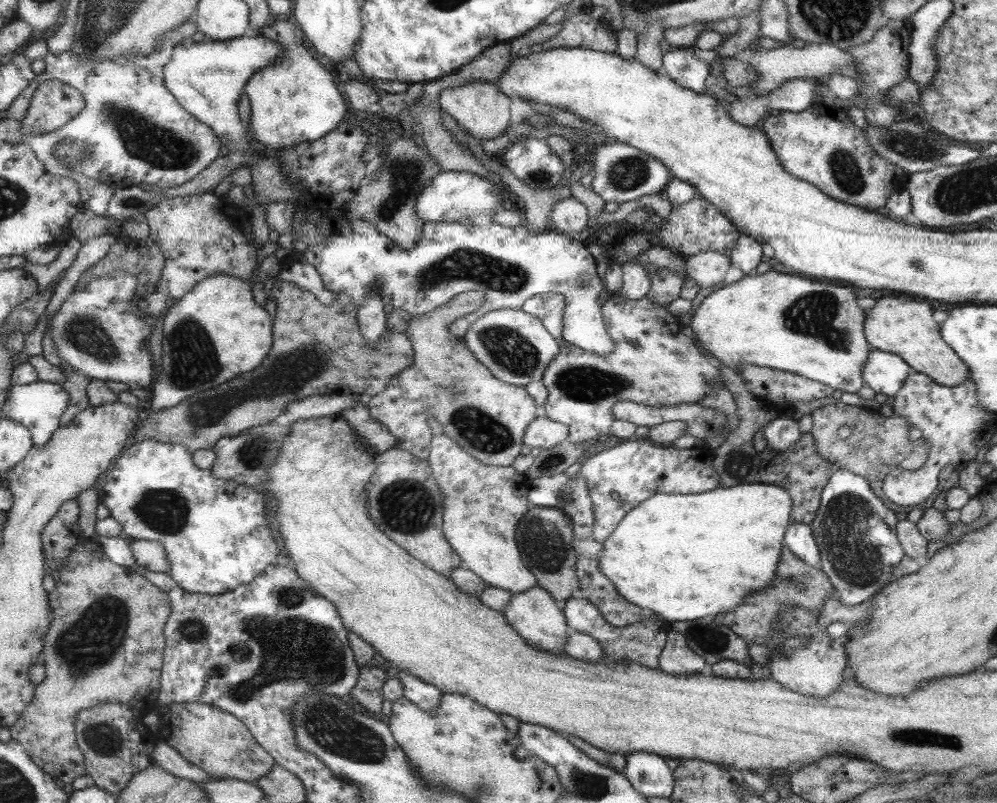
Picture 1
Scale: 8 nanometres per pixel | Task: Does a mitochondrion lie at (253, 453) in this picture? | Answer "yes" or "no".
yes

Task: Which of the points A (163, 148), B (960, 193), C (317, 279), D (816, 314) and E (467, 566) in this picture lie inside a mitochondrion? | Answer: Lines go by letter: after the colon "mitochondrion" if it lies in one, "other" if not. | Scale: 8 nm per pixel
A: mitochondrion
B: mitochondrion
C: other
D: mitochondrion
E: other

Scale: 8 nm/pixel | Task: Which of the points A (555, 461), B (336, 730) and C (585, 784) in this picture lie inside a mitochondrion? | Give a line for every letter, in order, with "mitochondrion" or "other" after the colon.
A: mitochondrion
B: mitochondrion
C: mitochondrion

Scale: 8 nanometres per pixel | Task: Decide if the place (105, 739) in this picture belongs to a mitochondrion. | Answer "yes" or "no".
yes

